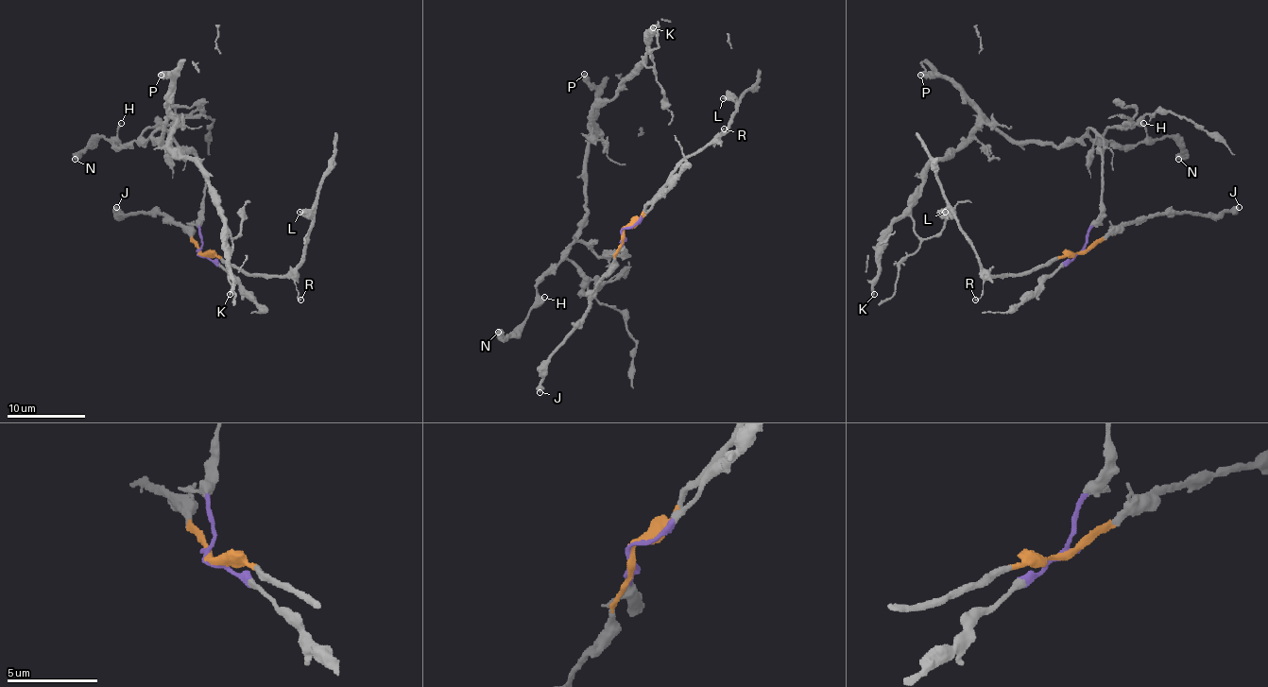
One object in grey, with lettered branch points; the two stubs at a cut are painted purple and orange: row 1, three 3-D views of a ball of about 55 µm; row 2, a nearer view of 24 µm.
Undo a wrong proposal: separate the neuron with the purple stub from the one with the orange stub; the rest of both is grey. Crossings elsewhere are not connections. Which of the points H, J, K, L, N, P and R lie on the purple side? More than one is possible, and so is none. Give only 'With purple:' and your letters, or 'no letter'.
With purple: H, K, N, P

